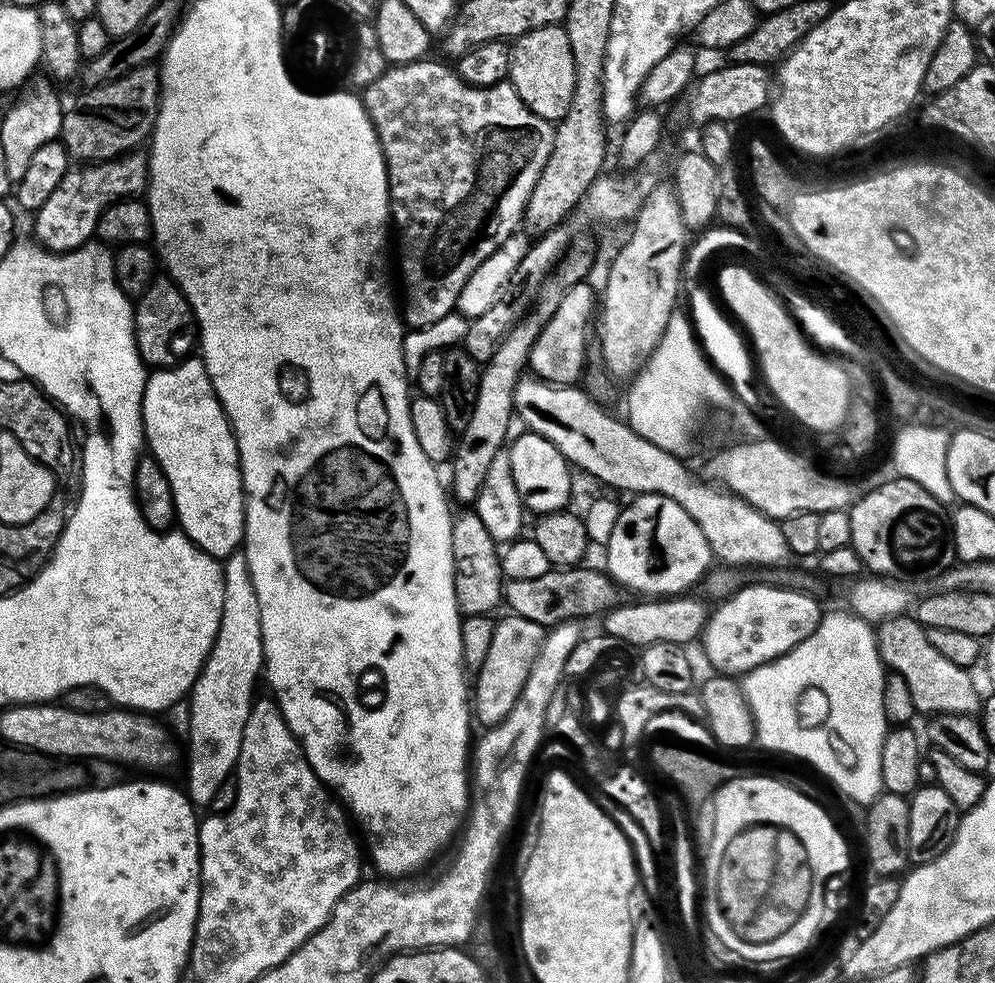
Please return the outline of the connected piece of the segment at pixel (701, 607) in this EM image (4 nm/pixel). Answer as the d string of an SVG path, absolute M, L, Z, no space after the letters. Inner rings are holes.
M677 594L667 598L640 598L637 599L640 600L637 604L618 605L617 603L603 613L605 628L603 631L633 649L646 649L658 642L688 646L695 636L697 639L703 633L710 615L710 608L707 608L709 605L699 595L698 597L692 595Z

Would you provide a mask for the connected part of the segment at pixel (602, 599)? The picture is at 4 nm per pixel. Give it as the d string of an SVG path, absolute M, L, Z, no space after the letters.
M578 566L575 568L550 568L539 578L508 580L504 586L504 600L515 615L553 628L563 622L605 611L612 603L617 587L607 573Z

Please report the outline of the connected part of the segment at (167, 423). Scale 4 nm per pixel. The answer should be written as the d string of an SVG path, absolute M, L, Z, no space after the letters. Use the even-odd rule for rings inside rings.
M199 358L182 360L175 366L161 368L149 375L147 381L148 397L142 413L146 448L149 453L152 451L151 459L164 471L164 476L168 480L168 485L172 491L172 501L176 507L175 523L179 530L187 535L192 543L196 544L202 551L215 558L228 558L241 547L244 539L244 481L240 479L240 451L236 445L236 435L233 434L232 426L228 423L228 415L224 413L224 407L220 405L220 401L216 399L212 391L212 383L208 380L203 360Z

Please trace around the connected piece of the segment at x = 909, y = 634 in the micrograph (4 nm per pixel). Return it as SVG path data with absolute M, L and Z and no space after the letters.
M911 615L891 616L888 620L879 621L875 629L876 645L880 658L895 675L906 678L910 686L910 698L914 698L917 713L943 714L959 712L972 714L978 708L978 696L972 689L969 669L954 666L954 662L942 658L934 646L930 646L928 633L924 625L919 624Z

